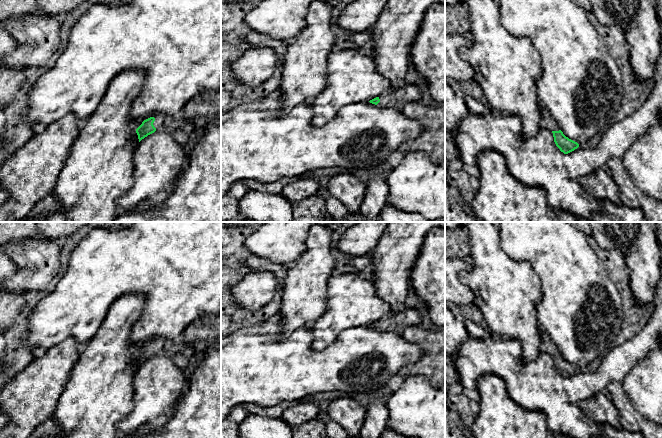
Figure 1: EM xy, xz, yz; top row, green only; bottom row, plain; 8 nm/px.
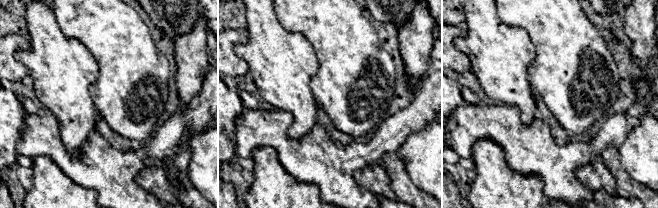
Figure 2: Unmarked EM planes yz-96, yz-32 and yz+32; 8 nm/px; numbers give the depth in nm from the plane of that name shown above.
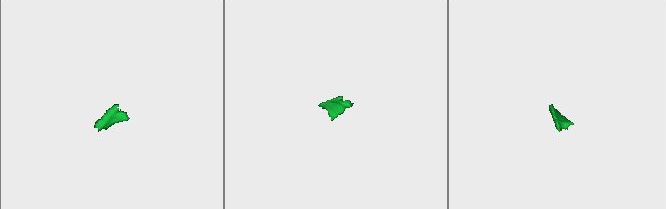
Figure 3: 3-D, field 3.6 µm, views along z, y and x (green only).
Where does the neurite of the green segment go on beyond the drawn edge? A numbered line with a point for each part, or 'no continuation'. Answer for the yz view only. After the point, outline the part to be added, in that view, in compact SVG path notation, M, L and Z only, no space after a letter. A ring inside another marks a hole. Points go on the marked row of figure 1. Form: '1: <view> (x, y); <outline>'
1: yz (548, 122); M541 106L541 114L543 119L543 126L548 128L551 131L559 131L558 124L556 121L550 116L550 114L547 112L545 107Z

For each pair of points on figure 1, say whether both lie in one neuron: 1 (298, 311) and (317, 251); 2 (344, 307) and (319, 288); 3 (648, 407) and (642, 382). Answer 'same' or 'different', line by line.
1: same
2: different
3: same

